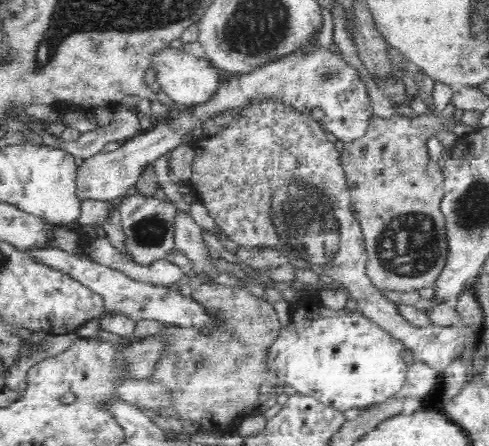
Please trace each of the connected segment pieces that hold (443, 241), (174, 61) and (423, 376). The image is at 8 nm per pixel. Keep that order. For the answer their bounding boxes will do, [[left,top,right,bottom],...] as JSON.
[[339,107,463,293],[151,47,223,109],[394,361,440,414]]

